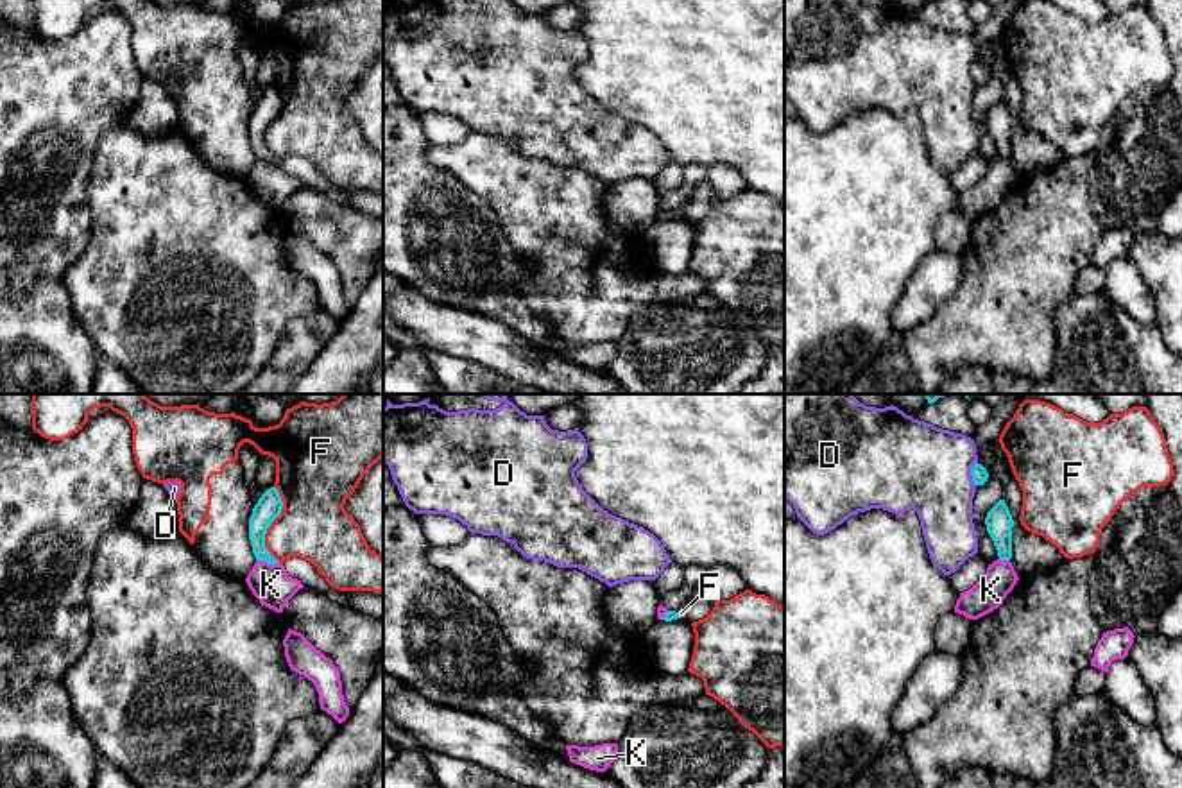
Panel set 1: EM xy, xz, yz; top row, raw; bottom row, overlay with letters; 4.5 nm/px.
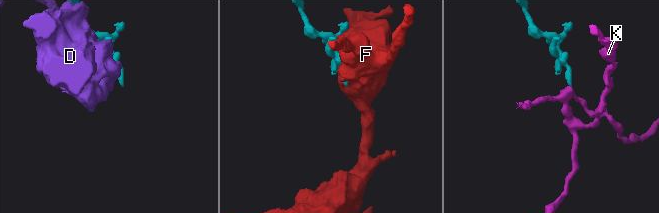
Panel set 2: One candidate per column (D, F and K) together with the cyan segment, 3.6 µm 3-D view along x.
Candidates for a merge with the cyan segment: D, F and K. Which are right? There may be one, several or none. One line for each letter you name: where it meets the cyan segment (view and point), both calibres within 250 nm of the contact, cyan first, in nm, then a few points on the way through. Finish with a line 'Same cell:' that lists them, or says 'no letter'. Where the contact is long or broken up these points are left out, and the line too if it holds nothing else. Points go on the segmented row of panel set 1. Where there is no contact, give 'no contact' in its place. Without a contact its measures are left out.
Same cell: no letter

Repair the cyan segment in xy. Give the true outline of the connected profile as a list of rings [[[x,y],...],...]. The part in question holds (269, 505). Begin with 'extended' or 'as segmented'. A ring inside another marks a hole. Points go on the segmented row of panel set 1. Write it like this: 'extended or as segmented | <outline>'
as segmented | [[[276,487],[267,489],[249,518],[249,541],[256,561],[279,564],[265,546],[265,534],[270,523],[281,514],[283,501]]]

